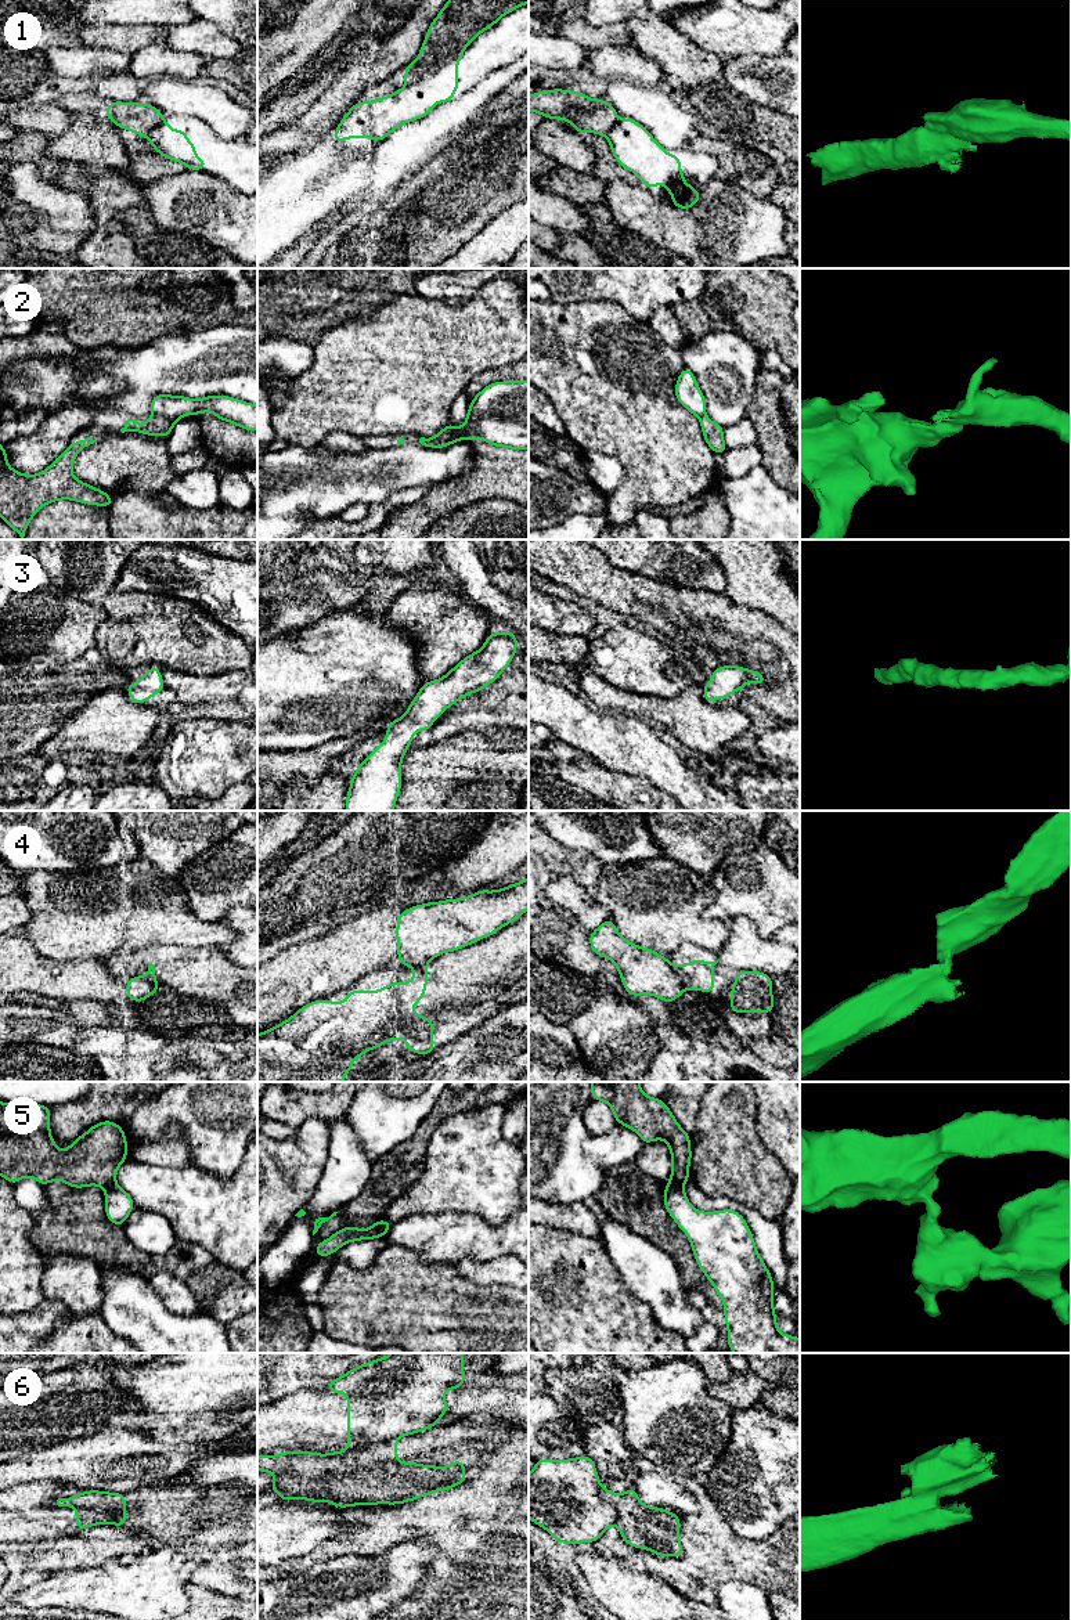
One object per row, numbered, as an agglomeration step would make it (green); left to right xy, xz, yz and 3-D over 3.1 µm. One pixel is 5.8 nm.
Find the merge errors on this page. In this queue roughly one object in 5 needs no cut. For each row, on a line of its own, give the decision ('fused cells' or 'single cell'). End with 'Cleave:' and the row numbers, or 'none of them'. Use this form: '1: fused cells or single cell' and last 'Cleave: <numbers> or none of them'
1: fused cells
2: fused cells
3: single cell
4: fused cells
5: fused cells
6: fused cells
Cleave: 1, 2, 4, 5, 6

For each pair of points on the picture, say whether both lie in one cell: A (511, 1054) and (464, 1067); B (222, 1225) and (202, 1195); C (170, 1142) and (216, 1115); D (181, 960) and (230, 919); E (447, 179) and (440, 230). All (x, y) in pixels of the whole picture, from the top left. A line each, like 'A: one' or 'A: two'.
A: one
B: one
C: two
D: two
E: one

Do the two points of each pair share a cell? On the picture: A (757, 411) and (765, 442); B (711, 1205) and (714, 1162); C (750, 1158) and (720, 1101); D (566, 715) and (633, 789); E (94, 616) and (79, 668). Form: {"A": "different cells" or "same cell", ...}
{"A": "same cell", "B": "different cells", "C": "same cell", "D": "different cells", "E": "different cells"}

